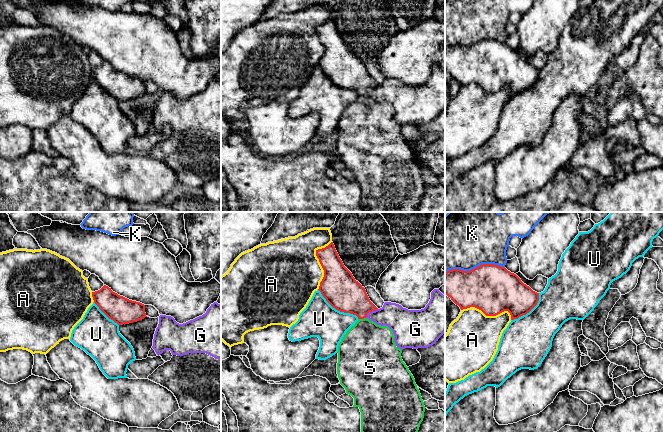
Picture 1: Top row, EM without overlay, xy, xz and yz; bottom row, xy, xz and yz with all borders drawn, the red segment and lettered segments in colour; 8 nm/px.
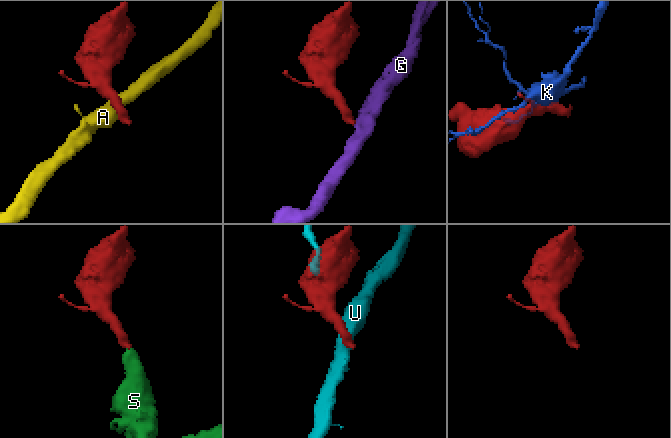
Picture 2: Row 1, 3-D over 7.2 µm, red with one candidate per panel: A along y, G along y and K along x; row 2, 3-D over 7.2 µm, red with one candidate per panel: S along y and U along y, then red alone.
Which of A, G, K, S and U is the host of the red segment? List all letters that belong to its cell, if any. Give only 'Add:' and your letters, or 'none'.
Add: S

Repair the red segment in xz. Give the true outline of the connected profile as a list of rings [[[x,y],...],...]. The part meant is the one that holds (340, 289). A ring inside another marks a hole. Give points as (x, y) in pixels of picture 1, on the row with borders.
[[[331,242],[328,246],[322,249],[316,250],[316,256],[319,259],[319,262],[324,270],[324,277],[320,282],[319,291],[322,296],[326,299],[326,301],[336,310],[344,313],[350,313],[356,315],[358,317],[358,321],[352,326],[344,335],[341,342],[338,346],[338,363],[337,363],[337,374],[340,380],[340,384],[345,388],[346,393],[351,395],[354,398],[353,407],[358,407],[361,412],[361,432],[418,432],[421,422],[424,418],[425,406],[422,400],[421,394],[417,385],[415,383],[415,379],[411,372],[409,371],[406,364],[403,362],[401,353],[402,350],[398,348],[394,342],[394,333],[388,326],[380,326],[375,322],[367,319],[367,314],[369,312],[375,311],[378,308],[370,301],[365,288],[355,280],[352,273],[344,266],[342,260],[340,259],[333,242]]]

